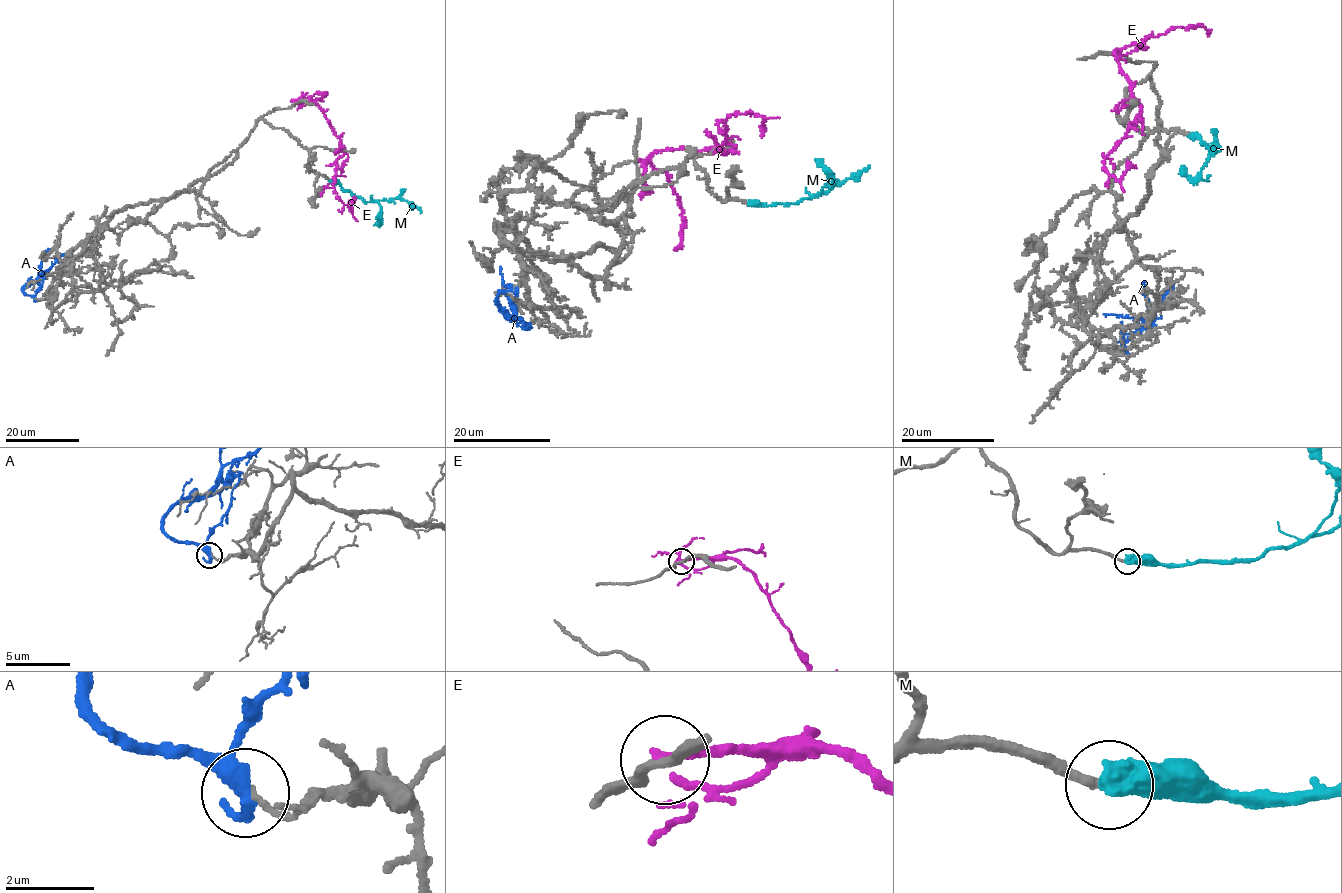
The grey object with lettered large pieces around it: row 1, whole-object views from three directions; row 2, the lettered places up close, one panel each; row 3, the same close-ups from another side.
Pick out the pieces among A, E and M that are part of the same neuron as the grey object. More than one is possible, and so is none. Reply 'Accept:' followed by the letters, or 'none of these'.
Accept: M

